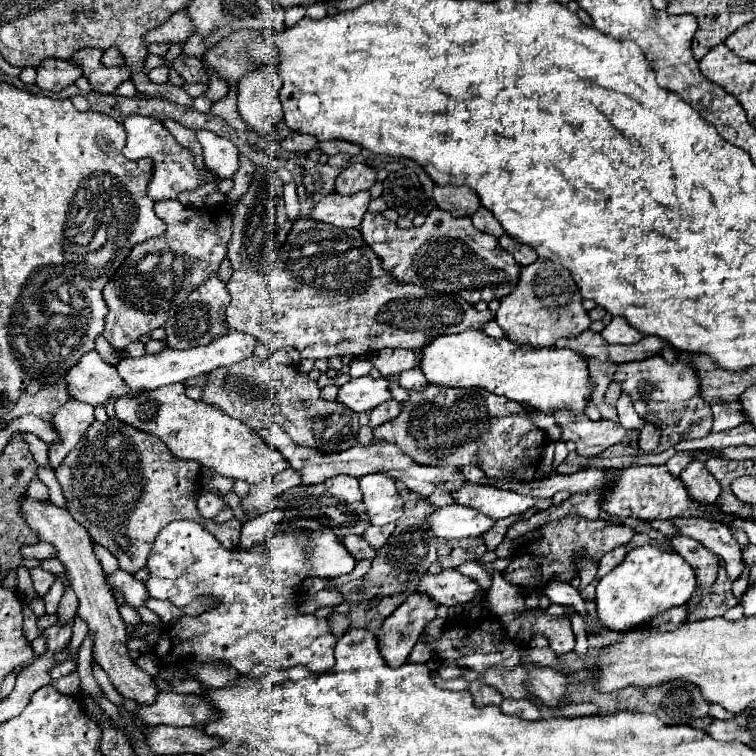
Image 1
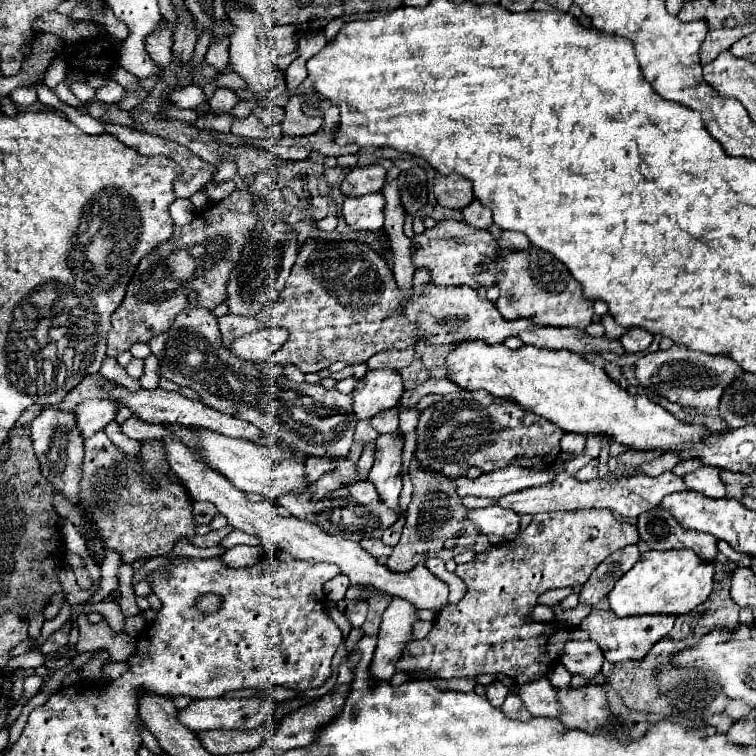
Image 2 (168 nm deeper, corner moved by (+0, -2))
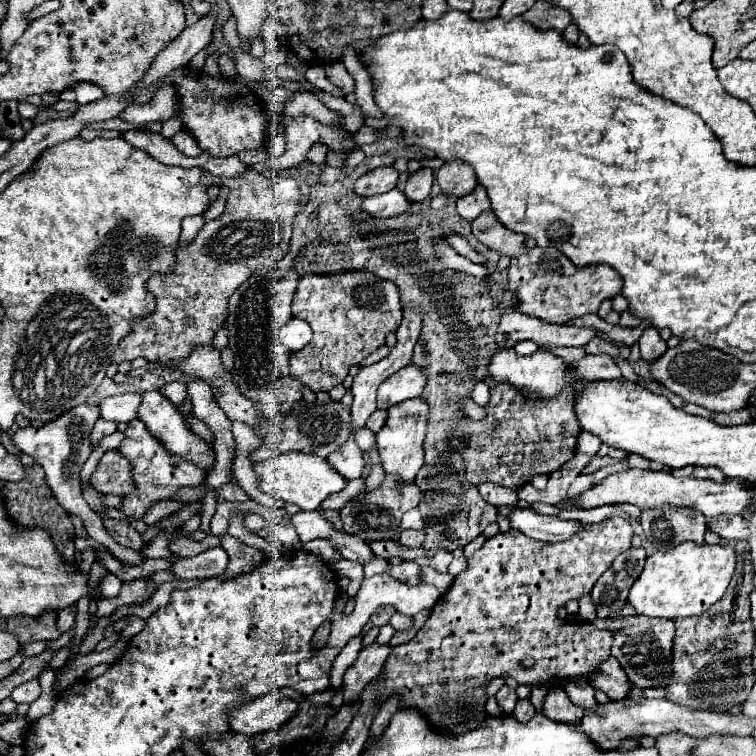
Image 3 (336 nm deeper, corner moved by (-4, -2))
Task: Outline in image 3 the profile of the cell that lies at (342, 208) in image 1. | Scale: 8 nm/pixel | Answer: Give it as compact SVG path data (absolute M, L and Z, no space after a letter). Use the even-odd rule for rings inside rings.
M392 189L382 195L366 197L362 203L364 211L374 217L398 217L412 207L412 201L400 189Z

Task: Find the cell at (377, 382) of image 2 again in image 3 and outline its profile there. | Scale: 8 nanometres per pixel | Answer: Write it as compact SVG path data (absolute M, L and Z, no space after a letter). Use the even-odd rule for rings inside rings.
M406 365L378 387L378 409L392 407L406 399L420 397L426 387L426 373L416 365Z

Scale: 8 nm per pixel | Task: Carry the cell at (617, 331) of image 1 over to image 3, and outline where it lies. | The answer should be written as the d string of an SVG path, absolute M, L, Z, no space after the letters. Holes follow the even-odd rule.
M654 327L644 329L638 343L640 343L640 353L642 353L644 361L654 361L654 359L662 357L662 353L666 353L666 349L668 349L666 341L660 339L658 329L654 329Z

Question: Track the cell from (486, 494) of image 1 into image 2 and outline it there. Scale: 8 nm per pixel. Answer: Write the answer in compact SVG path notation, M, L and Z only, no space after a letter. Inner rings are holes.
M562 471L556 475L554 483L544 485L544 487L530 487L530 489L522 489L516 493L508 493L504 497L500 497L496 501L498 507L504 509L512 509L518 515L538 515L538 513L548 513L548 511L572 511L572 509L590 509L590 507L602 507L602 509L610 509L610 511L618 511L624 517L640 517L642 513L658 507L658 503L662 501L664 495L674 493L674 491L684 491L688 489L684 485L684 481L680 477L676 477L674 473L664 473L660 477L646 477L646 475L632 475L630 479L614 473L608 473L602 479L592 479L586 483L576 481L570 473Z

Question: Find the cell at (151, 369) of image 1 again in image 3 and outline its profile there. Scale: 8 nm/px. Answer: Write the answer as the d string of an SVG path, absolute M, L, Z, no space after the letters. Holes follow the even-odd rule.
M292 317L284 327L282 327L282 343L290 347L292 351L300 351L304 345L308 345L312 339L312 329L304 319Z

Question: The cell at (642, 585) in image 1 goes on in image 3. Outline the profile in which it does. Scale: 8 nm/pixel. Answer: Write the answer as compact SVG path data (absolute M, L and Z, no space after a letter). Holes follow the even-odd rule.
M680 543L668 551L654 551L644 565L642 575L632 585L628 601L638 615L646 617L692 617L704 613L726 593L726 587L736 571L736 551L726 545L696 545Z

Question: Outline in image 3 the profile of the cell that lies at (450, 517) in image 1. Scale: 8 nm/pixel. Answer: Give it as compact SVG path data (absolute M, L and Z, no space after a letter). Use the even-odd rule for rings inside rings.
M516 507L514 513L508 517L512 527L522 531L524 535L540 541L566 541L582 531L584 523L580 521L566 521L550 515L540 515L534 509L520 509Z

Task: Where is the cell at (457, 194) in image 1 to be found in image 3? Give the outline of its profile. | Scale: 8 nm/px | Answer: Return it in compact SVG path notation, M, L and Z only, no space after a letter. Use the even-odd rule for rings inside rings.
M454 159L440 167L438 183L446 195L454 195L454 197L468 195L478 185L474 169L468 163L462 163L460 159Z

